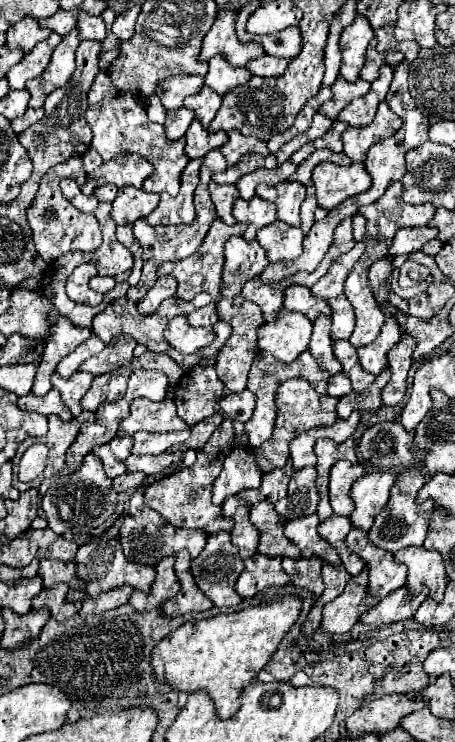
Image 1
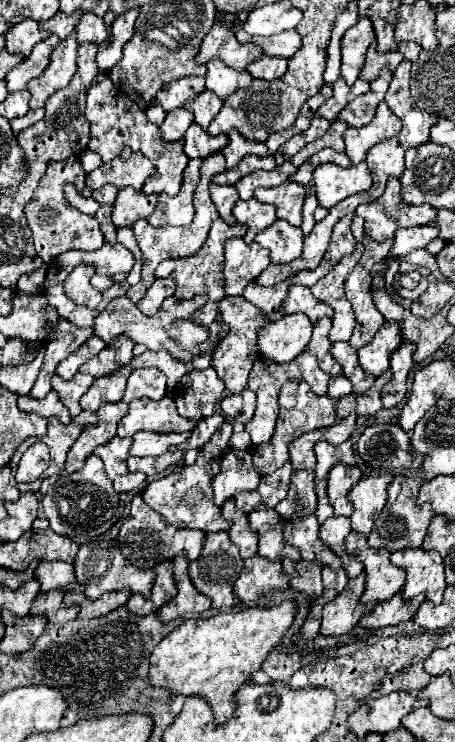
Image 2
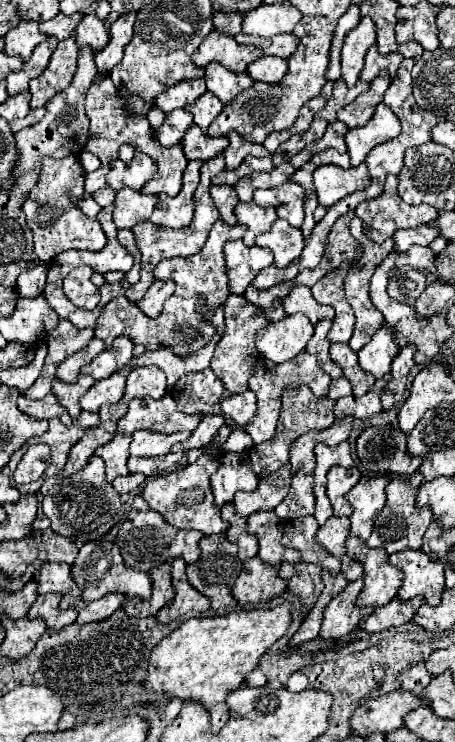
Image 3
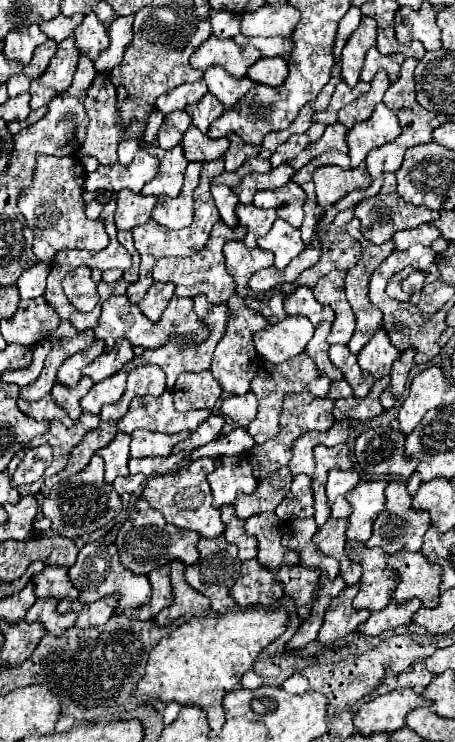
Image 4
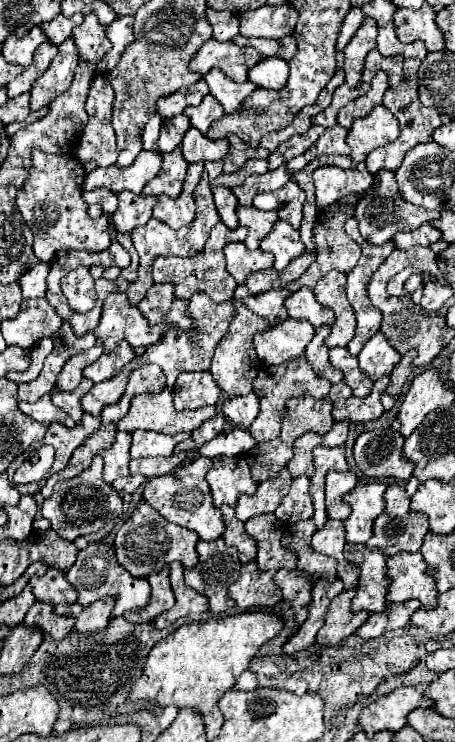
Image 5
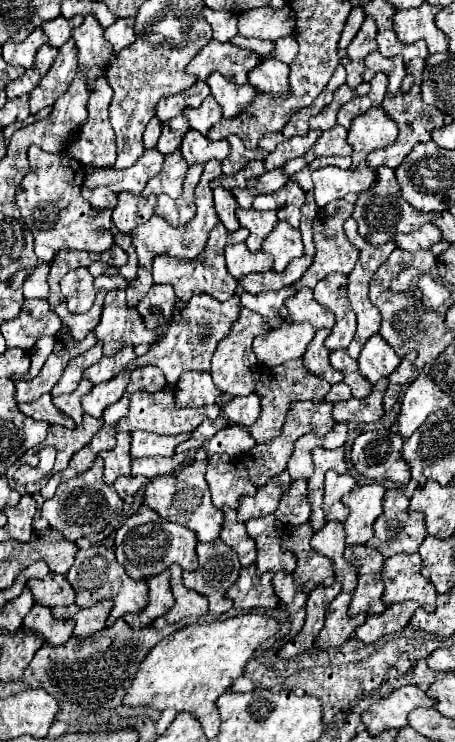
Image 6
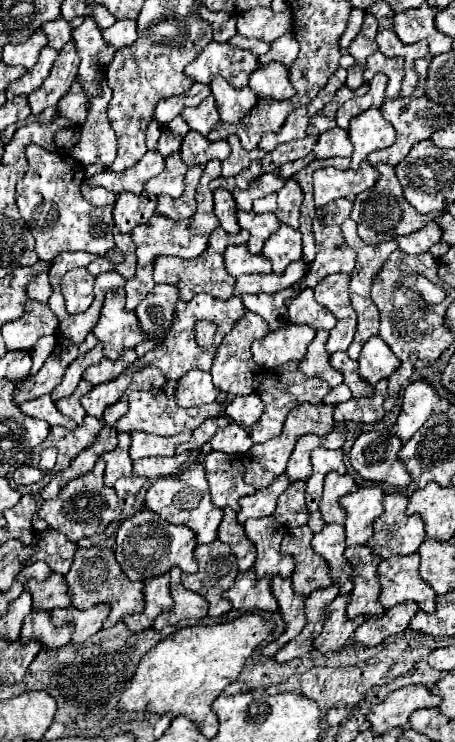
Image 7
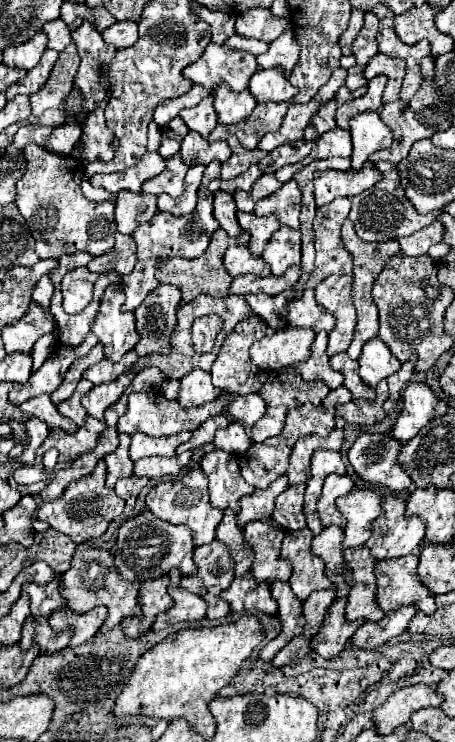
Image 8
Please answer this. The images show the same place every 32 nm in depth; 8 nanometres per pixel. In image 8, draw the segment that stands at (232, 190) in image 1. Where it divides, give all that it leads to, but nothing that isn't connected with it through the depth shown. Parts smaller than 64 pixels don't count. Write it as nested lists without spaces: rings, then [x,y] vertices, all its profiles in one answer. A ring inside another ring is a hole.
[[[222,190],[214,194],[214,216],[220,222],[220,228],[228,232],[228,236],[240,236],[240,232],[242,232],[242,228],[236,220],[236,212],[238,210],[236,210],[232,194],[222,192]]]

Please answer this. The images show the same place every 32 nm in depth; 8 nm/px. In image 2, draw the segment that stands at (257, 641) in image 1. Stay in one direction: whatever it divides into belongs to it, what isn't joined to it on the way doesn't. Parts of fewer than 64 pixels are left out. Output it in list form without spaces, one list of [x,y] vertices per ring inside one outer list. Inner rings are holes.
[[[282,602],[274,608],[246,608],[240,612],[226,612],[226,614],[216,614],[212,618],[202,618],[202,620],[186,620],[182,622],[180,628],[176,628],[172,634],[168,634],[152,652],[150,656],[150,684],[156,688],[166,688],[174,696],[200,696],[204,698],[214,714],[214,722],[220,726],[226,720],[232,718],[234,704],[232,696],[236,690],[248,682],[250,674],[256,672],[266,658],[266,654],[282,640],[286,630],[290,628],[292,620],[296,614],[296,604],[294,602]]]

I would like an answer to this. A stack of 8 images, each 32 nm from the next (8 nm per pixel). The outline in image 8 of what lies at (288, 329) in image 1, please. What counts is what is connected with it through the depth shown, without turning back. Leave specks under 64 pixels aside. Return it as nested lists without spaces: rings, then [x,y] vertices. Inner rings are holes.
[[[282,328],[250,346],[250,360],[264,370],[280,370],[308,360],[314,332],[308,328]]]

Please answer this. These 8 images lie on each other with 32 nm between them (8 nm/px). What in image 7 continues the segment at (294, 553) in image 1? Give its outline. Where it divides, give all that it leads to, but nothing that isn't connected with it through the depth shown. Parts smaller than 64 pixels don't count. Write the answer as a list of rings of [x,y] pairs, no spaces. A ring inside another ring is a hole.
[[[272,516],[260,518],[260,520],[248,520],[244,524],[248,540],[254,544],[258,556],[254,562],[256,576],[280,576],[290,578],[294,570],[292,556],[280,554],[280,542],[286,532],[282,524],[278,524]]]

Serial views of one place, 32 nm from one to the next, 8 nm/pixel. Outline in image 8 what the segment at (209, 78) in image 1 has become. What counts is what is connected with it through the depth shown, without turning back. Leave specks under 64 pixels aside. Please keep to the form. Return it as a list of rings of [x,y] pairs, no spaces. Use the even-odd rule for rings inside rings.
[[[218,84],[214,98],[214,108],[218,114],[218,124],[236,124],[252,114],[256,100],[248,90],[232,92],[226,84]]]

